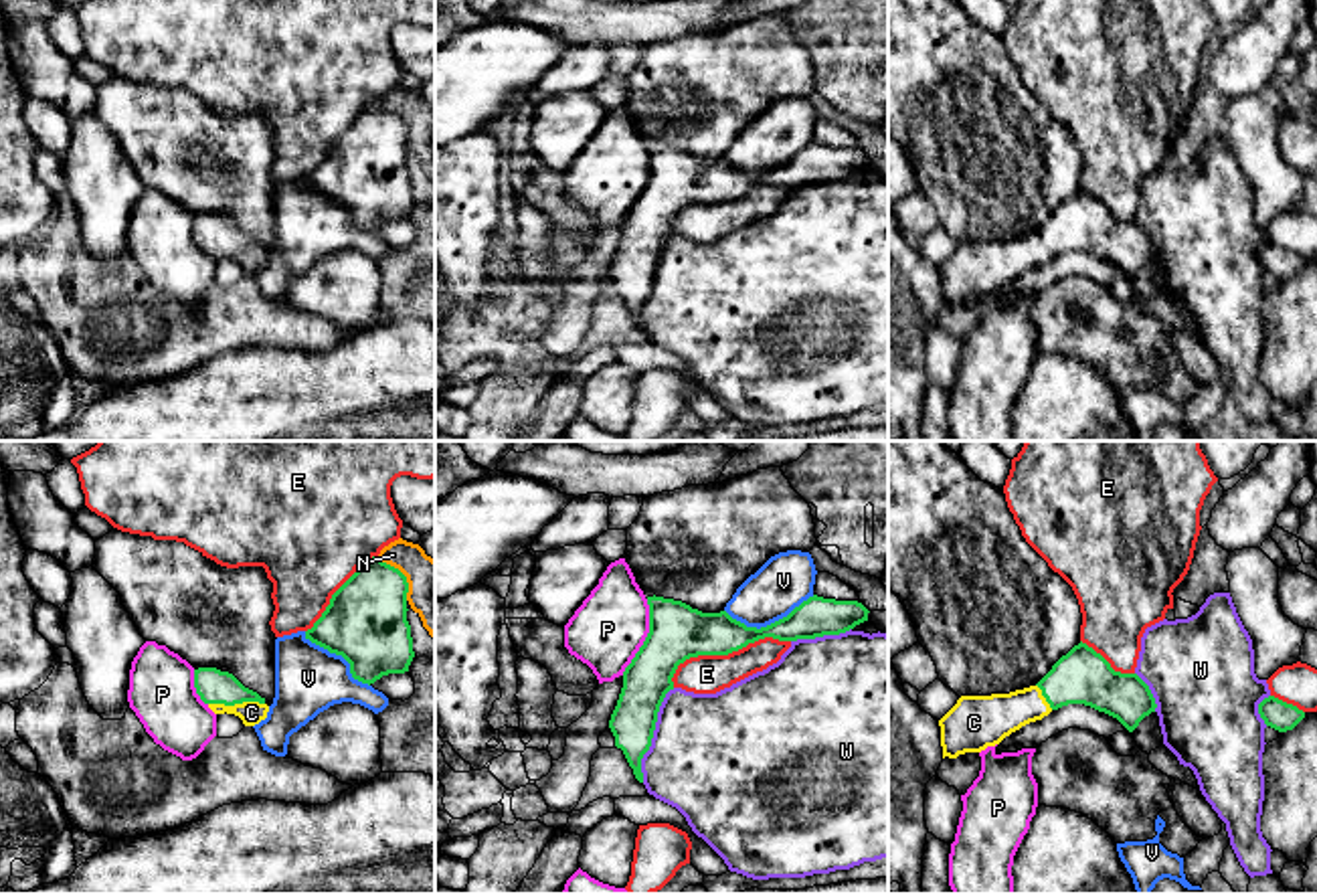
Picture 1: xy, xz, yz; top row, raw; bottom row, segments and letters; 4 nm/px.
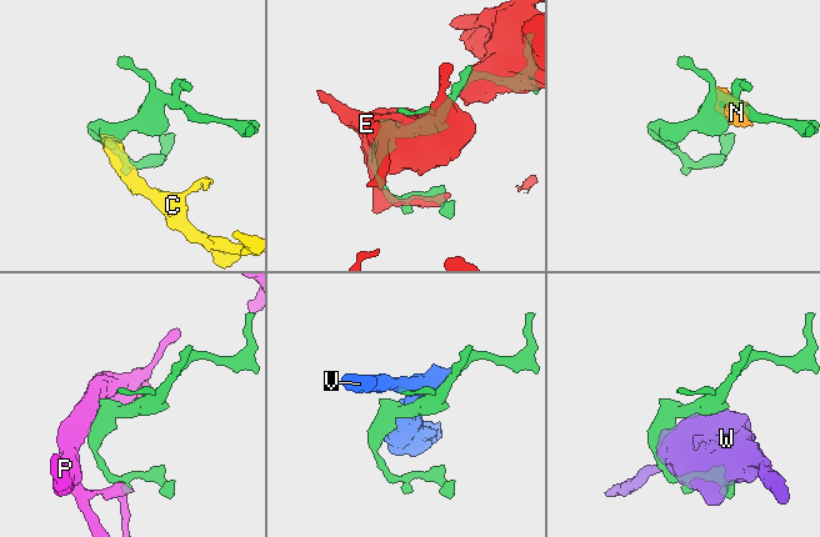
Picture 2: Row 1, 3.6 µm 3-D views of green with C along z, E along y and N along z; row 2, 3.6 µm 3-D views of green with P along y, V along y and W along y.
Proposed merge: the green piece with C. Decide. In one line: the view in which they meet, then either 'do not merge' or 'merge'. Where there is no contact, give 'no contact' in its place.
contact in xy; merge

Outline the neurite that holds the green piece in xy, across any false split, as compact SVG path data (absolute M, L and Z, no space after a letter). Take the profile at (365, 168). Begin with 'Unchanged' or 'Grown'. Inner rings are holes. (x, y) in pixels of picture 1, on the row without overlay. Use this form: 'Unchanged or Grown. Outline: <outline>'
Unchanged. Outline: M372 103L332 142L305 186L342 202L362 231L405 220L415 204L407 140L407 123Z

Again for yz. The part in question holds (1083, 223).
Grown. Outline: M1080 188L1036 233L1009 241L961 243L939 267L943 305L995 293L1068 251L1105 259L1129 279L1157 255L1149 233L1137 220L1115 218L1101 200Z

